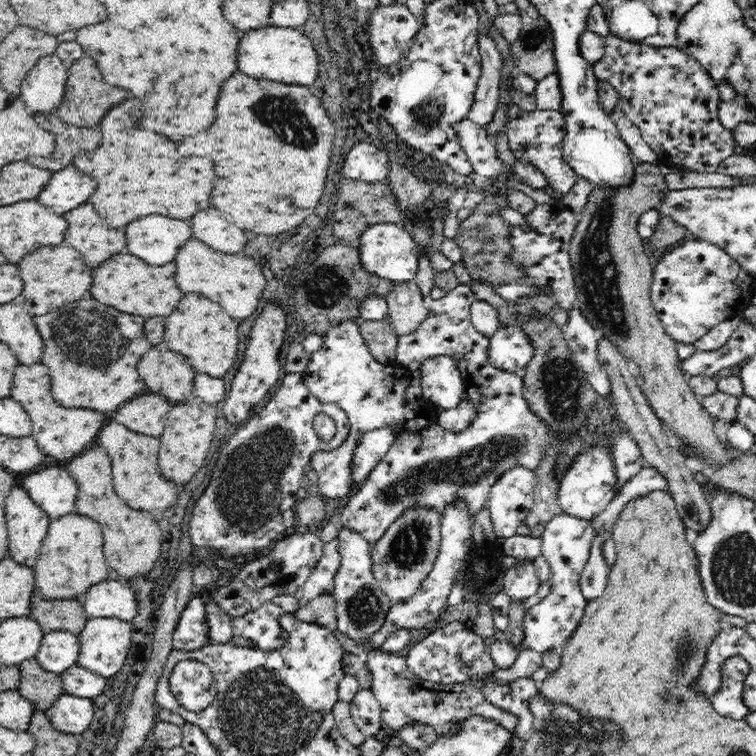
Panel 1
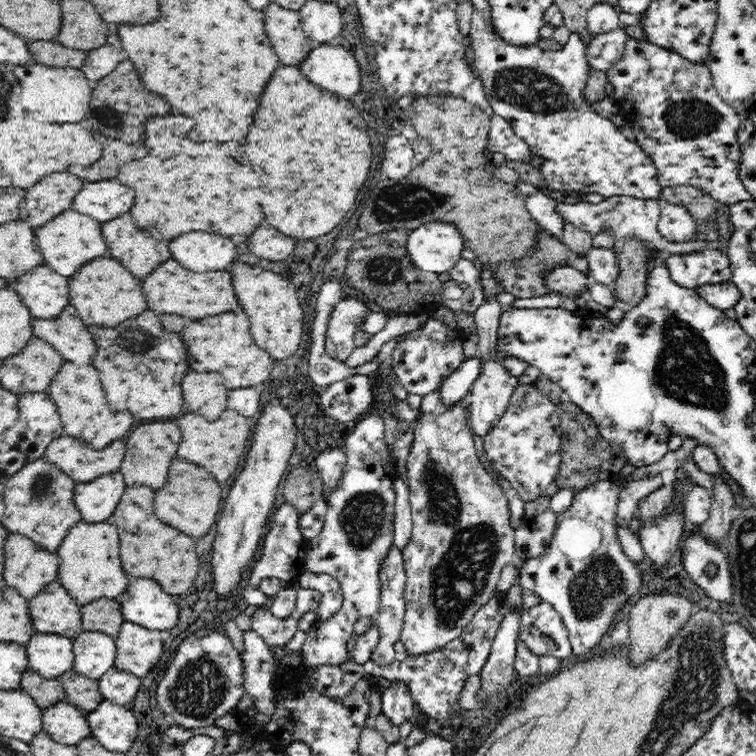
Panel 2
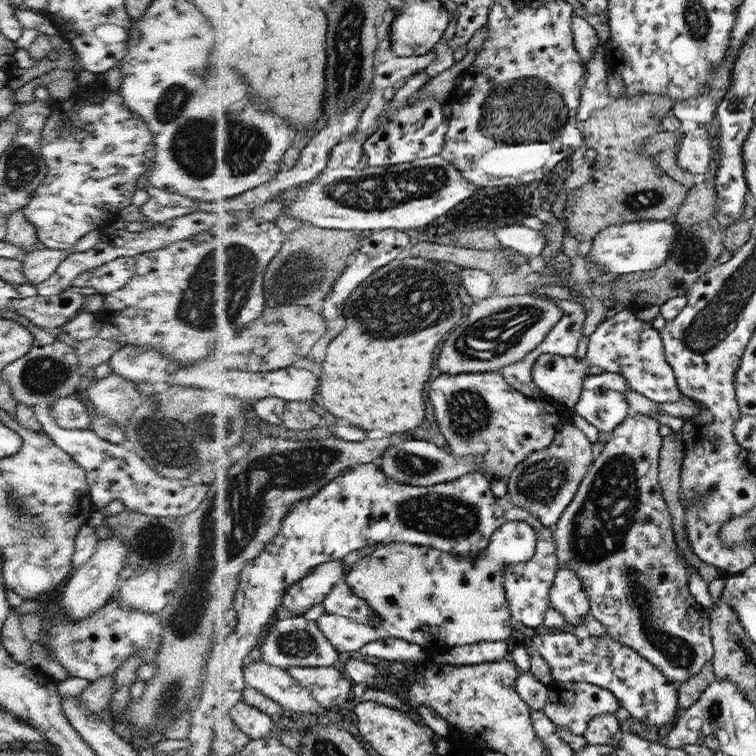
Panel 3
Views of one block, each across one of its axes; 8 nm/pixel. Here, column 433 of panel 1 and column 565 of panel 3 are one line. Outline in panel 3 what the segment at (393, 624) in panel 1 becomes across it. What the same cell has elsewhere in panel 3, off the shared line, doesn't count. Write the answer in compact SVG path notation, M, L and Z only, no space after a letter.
M561 567L551 588L551 606L555 607L567 622L567 628L573 630L590 612L590 600L584 592L584 586L576 574L567 567Z

